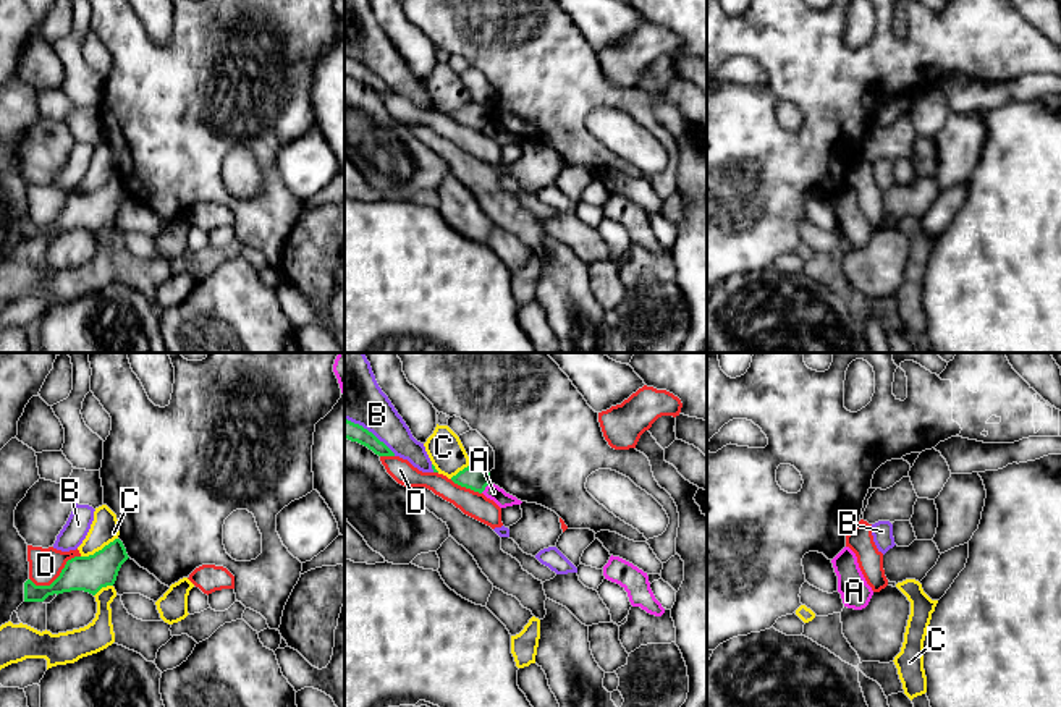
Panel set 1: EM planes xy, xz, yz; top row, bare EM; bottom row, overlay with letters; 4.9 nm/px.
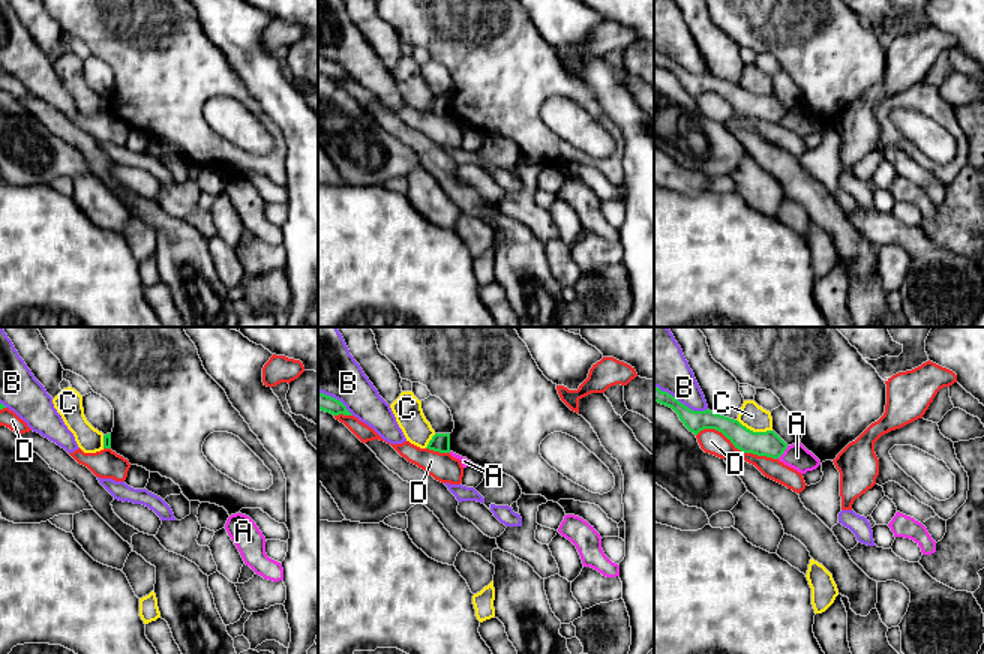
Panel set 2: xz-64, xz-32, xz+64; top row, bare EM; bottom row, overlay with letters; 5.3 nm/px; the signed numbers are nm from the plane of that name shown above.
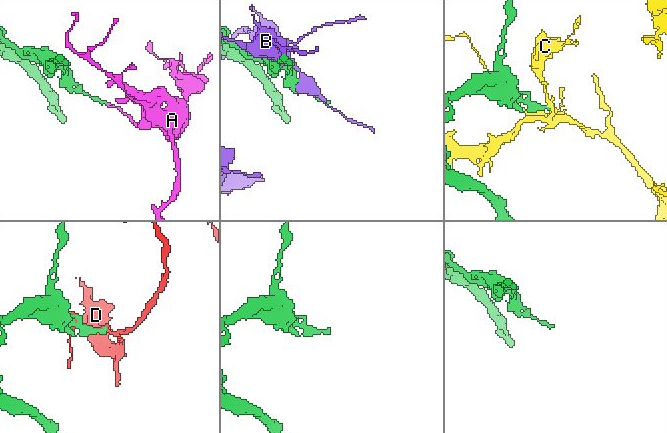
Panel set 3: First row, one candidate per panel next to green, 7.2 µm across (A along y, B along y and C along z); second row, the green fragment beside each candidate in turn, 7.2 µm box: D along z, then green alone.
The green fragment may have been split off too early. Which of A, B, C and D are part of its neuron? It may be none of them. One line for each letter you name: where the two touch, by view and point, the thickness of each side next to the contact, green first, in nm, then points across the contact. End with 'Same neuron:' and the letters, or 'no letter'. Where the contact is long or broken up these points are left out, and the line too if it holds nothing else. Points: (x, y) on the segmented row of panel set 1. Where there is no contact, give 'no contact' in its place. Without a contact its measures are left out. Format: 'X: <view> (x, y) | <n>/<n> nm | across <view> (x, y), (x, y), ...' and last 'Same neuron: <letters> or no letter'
Same neuron: no letter

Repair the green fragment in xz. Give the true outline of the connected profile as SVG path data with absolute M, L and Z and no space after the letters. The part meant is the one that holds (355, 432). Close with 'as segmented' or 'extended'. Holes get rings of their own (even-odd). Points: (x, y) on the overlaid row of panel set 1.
M345 419L345 438L367 447L378 456L395 456L395 453L383 442L380 442L372 432L348 419Z; as segmented

